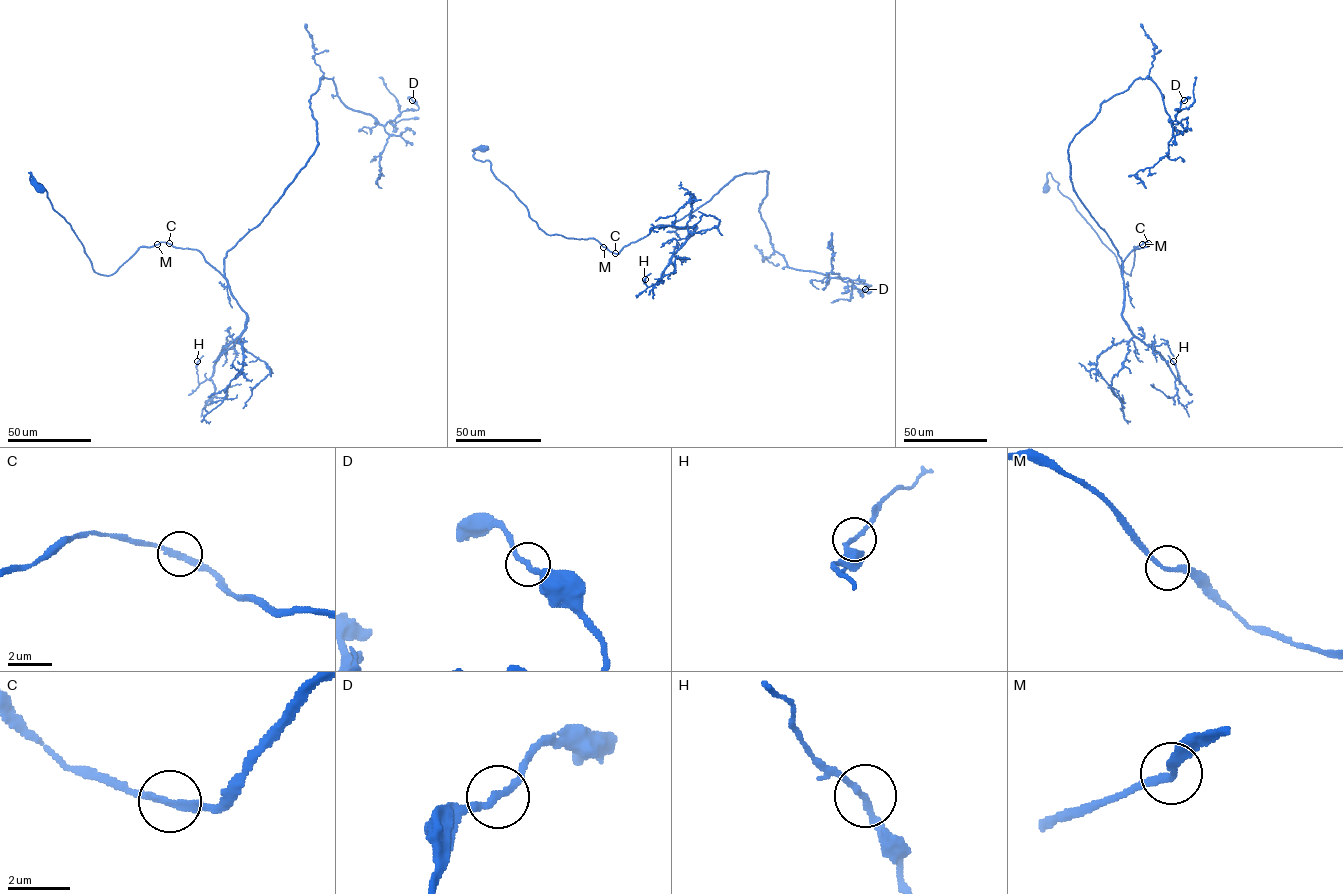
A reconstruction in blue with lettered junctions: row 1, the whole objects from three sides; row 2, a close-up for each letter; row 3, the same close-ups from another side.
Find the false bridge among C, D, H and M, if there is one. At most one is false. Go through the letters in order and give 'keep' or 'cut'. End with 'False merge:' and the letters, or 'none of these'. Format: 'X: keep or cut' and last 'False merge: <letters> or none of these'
C: keep
D: keep
H: keep
M: keep
False merge: none of these

